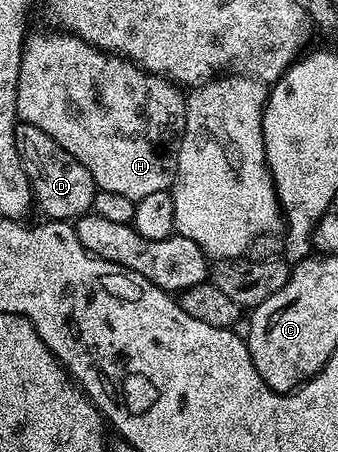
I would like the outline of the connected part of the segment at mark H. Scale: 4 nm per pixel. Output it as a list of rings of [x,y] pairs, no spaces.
[[[52,31],[53,33],[30,32],[25,39],[25,49],[21,53],[21,66],[19,67],[19,83],[17,84],[17,116],[21,121],[31,123],[31,127],[39,127],[39,131],[47,131],[59,147],[71,151],[87,171],[91,171],[91,179],[95,179],[100,191],[115,191],[115,195],[127,195],[127,199],[139,202],[147,195],[155,195],[155,191],[166,191],[175,180],[177,167],[177,147],[181,144],[181,133],[185,130],[185,111],[187,97],[184,92],[173,82],[154,73],[148,73],[146,69],[140,69],[132,61],[117,56],[116,53],[106,53],[93,45],[88,45],[83,39],[74,37],[73,34],[64,31]]]

